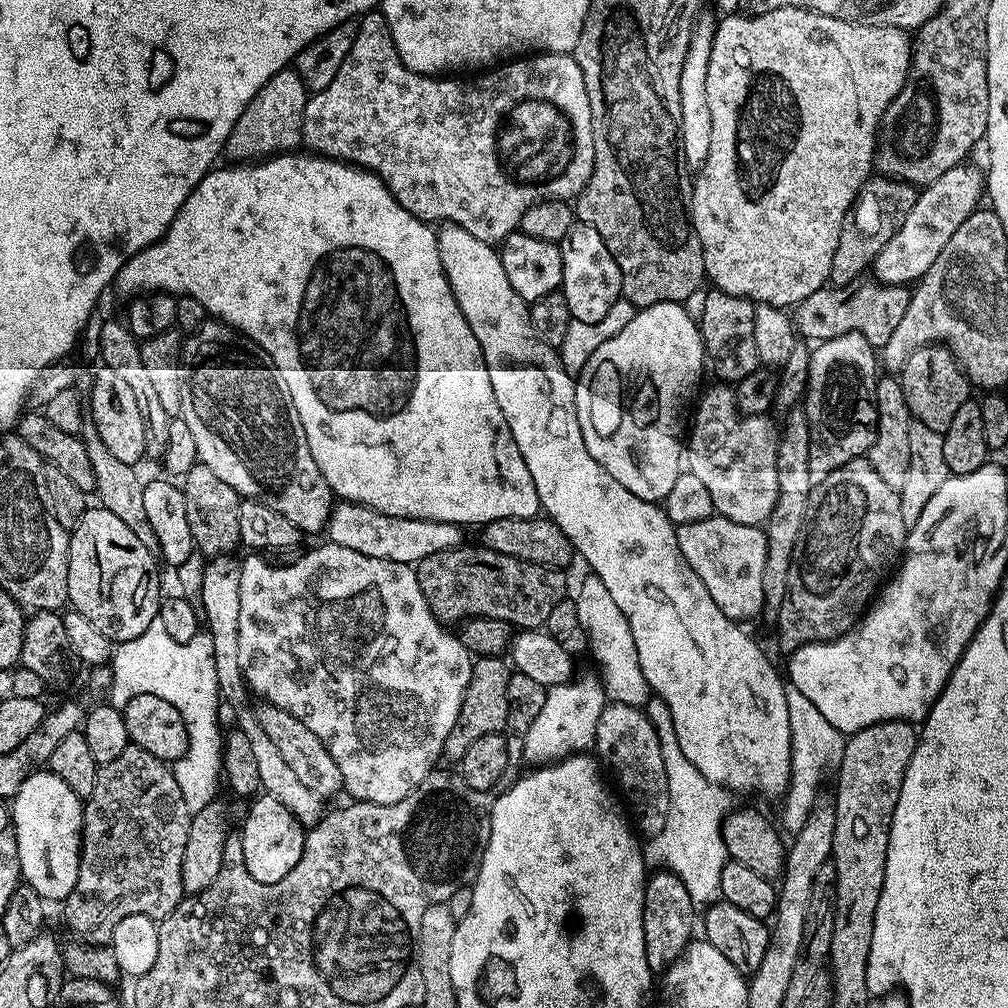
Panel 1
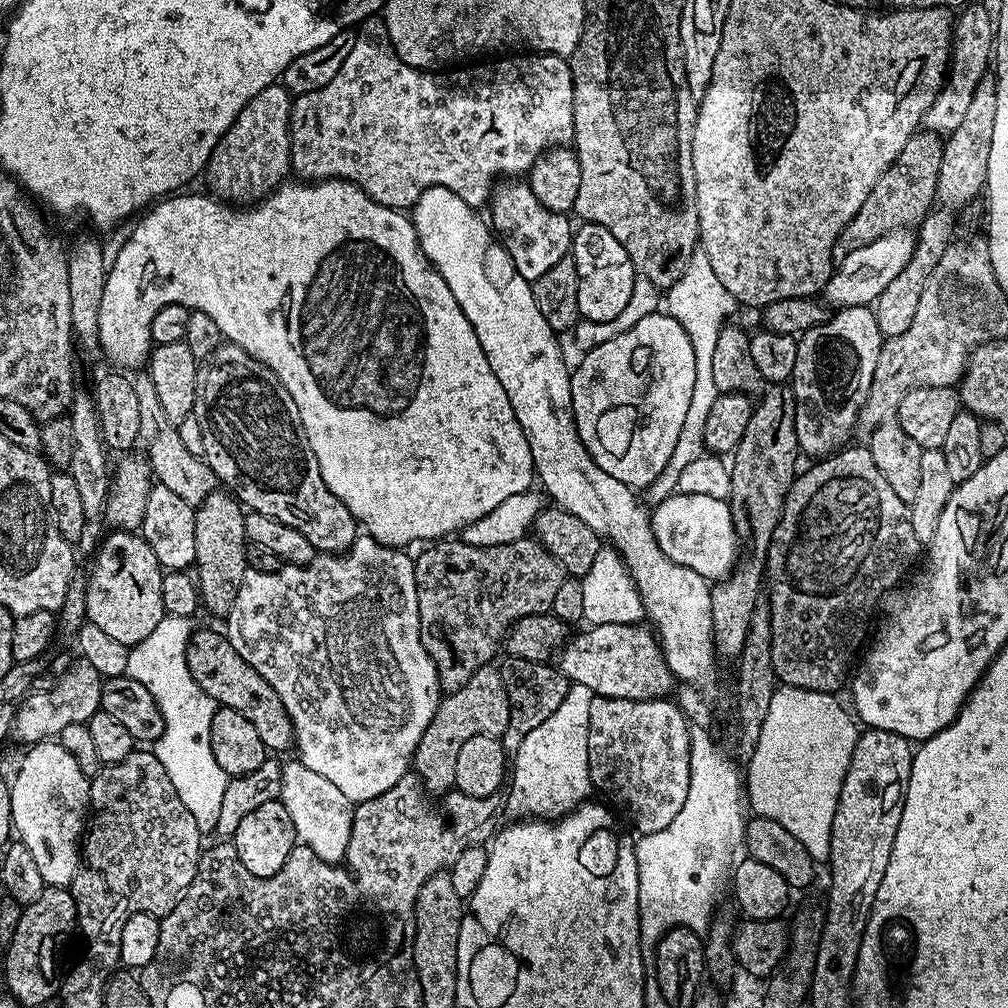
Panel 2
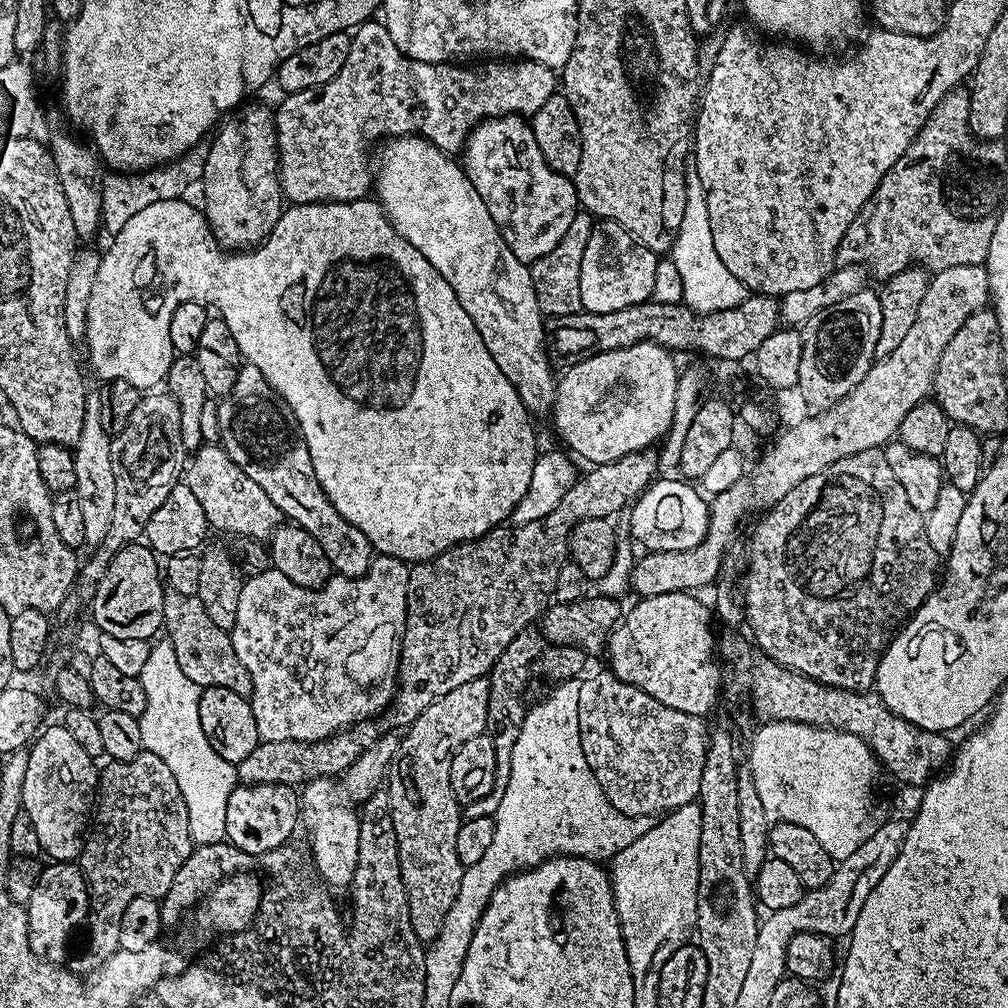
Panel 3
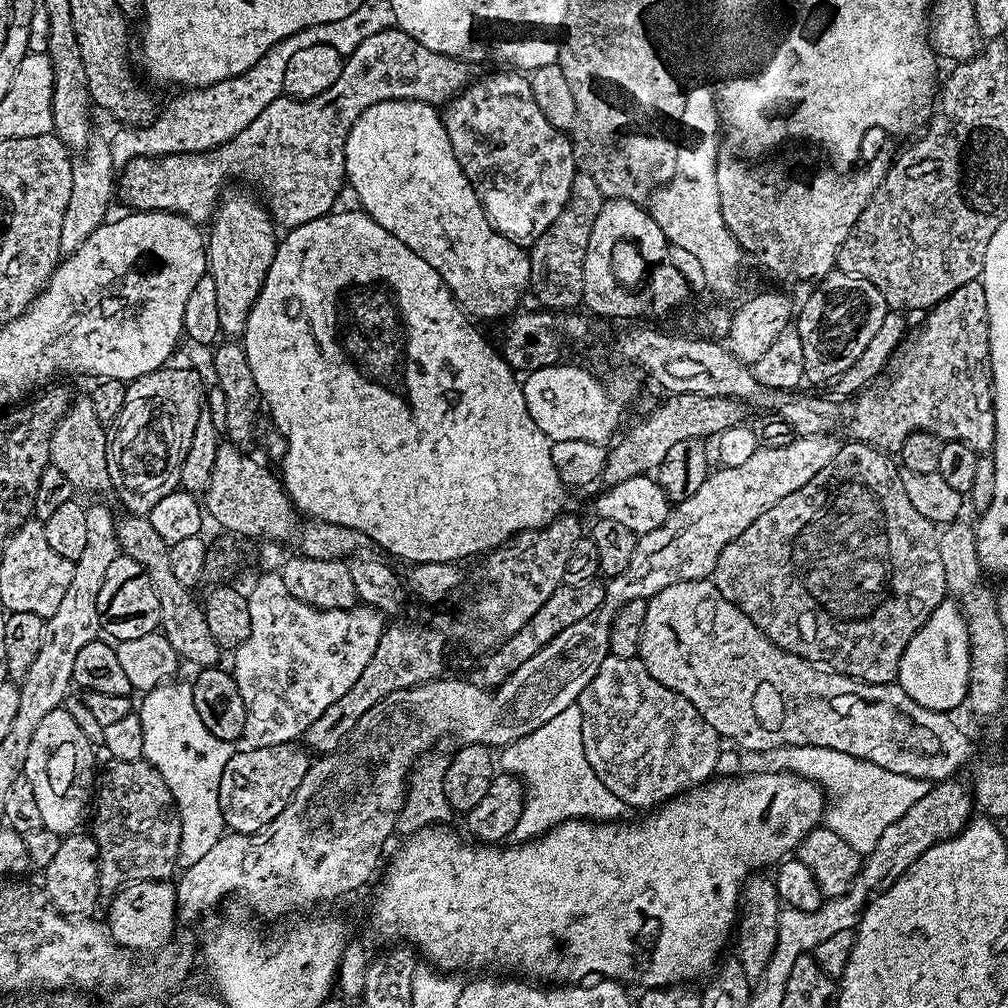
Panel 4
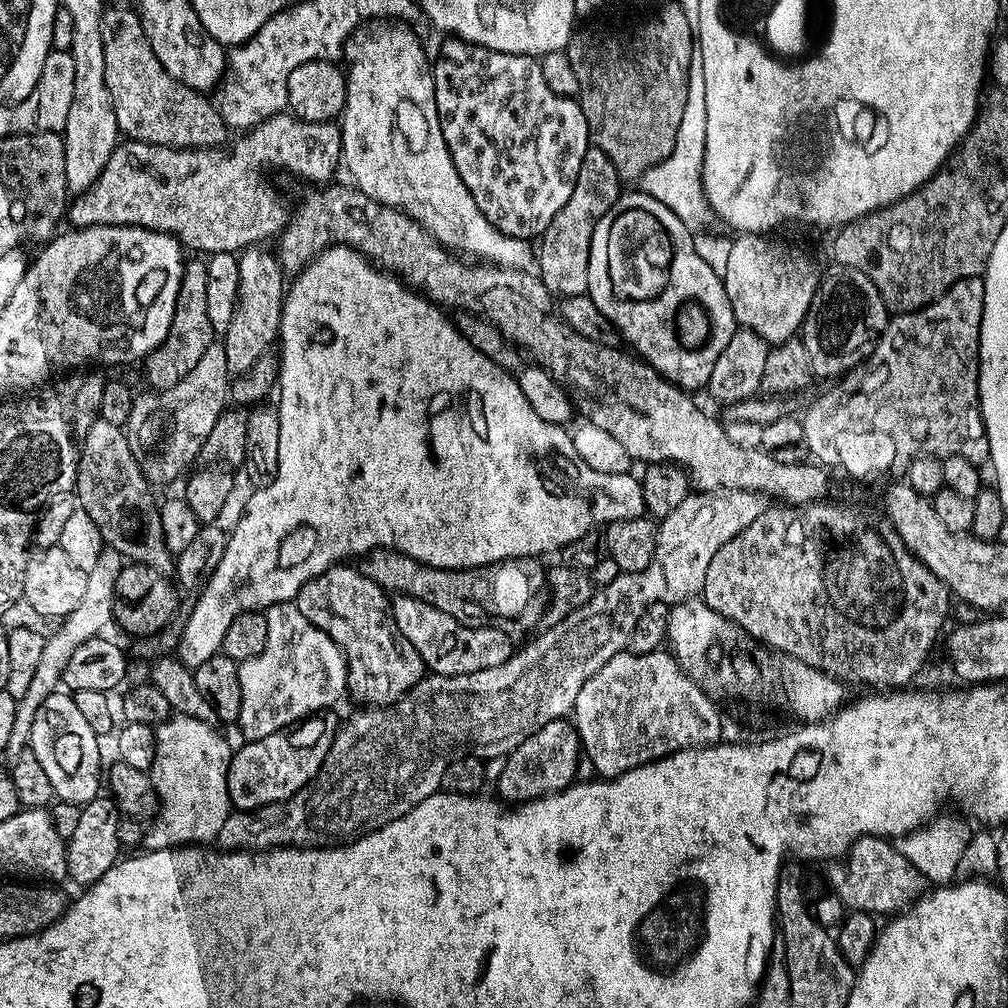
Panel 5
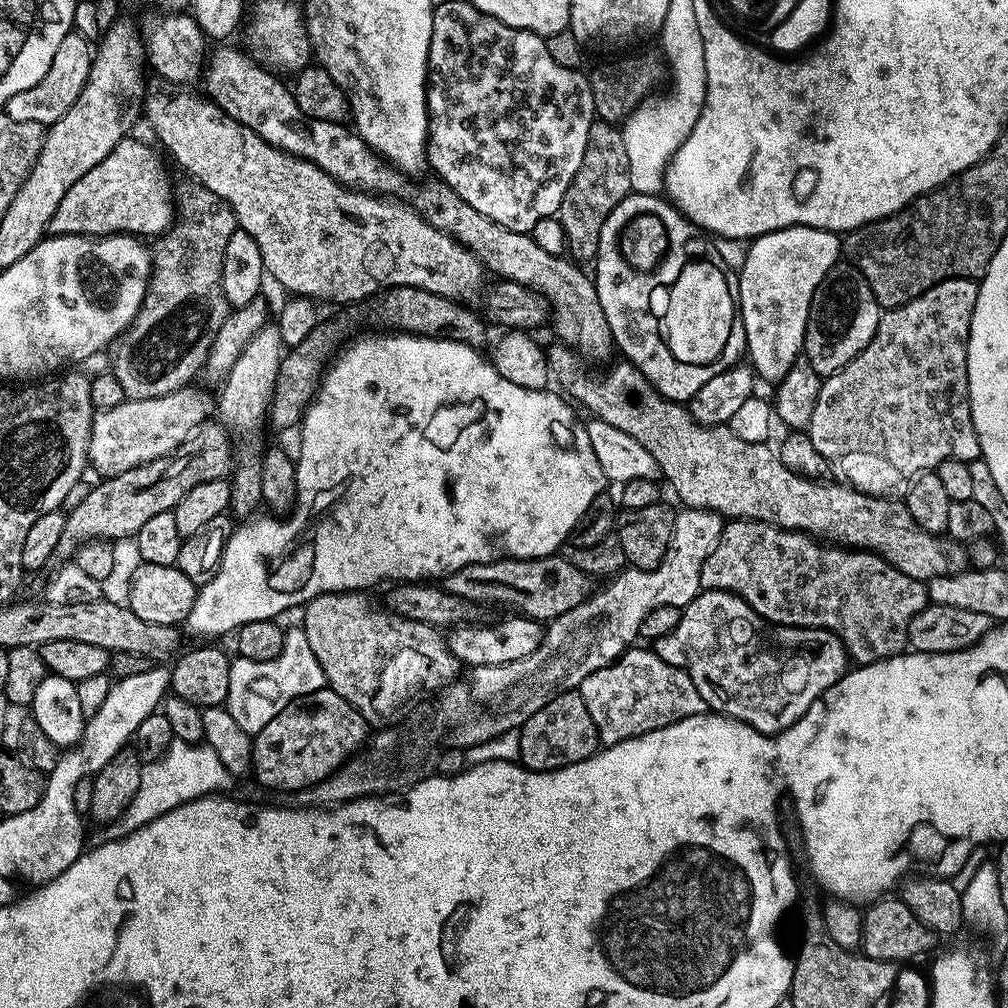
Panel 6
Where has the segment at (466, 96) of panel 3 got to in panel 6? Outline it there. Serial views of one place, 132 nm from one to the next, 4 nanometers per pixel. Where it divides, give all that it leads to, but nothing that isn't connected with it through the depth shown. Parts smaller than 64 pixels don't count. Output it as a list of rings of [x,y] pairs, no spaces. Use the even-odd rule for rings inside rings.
[[[125,138],[94,166],[70,190],[66,190],[66,198],[58,202],[58,210],[54,210],[54,218],[50,218],[48,232],[53,236],[91,236],[99,238],[101,236],[115,236],[117,234],[127,234],[137,238],[152,236],[159,238],[172,227],[174,223],[174,184],[168,181],[168,172],[164,169],[164,164],[160,161],[161,153],[155,147],[147,148],[140,140]]]

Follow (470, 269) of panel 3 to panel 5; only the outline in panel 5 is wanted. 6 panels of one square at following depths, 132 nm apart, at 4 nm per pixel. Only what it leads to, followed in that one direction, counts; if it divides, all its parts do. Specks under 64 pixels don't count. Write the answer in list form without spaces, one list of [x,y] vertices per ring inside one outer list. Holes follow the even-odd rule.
[[[376,22],[371,26],[357,28],[344,44],[348,93],[339,121],[340,147],[343,167],[348,167],[352,175],[351,183],[362,194],[374,198],[374,202],[385,204],[387,208],[396,208],[399,212],[405,212],[410,219],[417,220],[438,243],[453,253],[469,252],[472,255],[469,257],[498,264],[501,268],[527,269],[531,265],[528,263],[534,260],[533,245],[527,240],[499,232],[486,219],[482,210],[478,210],[478,202],[474,202],[470,190],[466,190],[450,158],[450,150],[440,129],[430,56],[428,60],[419,38],[406,28],[408,26],[396,22]]]

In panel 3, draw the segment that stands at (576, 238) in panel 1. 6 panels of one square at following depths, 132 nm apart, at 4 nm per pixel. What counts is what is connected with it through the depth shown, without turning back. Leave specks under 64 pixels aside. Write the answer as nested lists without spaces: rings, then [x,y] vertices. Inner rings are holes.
[[[613,220],[597,223],[590,234],[590,242],[586,242],[586,254],[582,254],[583,311],[606,314],[645,303],[654,290],[657,259],[657,253],[637,244],[634,237]]]

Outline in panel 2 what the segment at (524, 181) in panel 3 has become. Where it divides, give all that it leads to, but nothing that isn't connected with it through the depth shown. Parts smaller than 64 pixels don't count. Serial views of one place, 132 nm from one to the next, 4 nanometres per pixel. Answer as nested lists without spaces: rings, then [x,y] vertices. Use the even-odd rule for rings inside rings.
[[[508,182],[505,184],[508,184],[505,188],[500,186],[493,191],[490,201],[490,209],[492,208],[490,224],[500,243],[510,254],[518,274],[522,274],[522,278],[531,282],[542,278],[542,274],[546,274],[546,270],[550,270],[550,266],[554,266],[554,262],[558,262],[563,256],[569,255],[574,235],[574,224],[568,221],[569,217],[565,213],[546,210],[546,206],[542,206],[542,202],[538,202],[538,198],[529,190],[527,183]]]

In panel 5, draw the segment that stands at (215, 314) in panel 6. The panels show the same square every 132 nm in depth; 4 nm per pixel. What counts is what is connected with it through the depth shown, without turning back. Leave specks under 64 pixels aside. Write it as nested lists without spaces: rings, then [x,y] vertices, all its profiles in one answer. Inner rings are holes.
[[[189,259],[184,266],[184,277],[180,283],[180,293],[174,310],[174,318],[170,322],[170,330],[164,341],[142,361],[144,376],[152,383],[149,385],[156,390],[167,388],[168,385],[176,384],[182,378],[186,378],[186,374],[194,370],[194,366],[198,366],[198,358],[202,358],[202,354],[206,354],[206,350],[214,343],[210,314],[206,312],[208,265],[203,259],[192,259]]]

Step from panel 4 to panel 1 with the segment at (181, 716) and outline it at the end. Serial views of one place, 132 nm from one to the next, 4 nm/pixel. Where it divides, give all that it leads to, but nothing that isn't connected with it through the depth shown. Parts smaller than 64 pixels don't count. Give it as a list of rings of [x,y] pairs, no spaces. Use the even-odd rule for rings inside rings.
[[[159,623],[152,624],[138,638],[119,641],[110,661],[113,678],[111,687],[123,694],[149,692],[166,698],[188,725],[188,748],[184,756],[175,761],[174,771],[178,790],[186,798],[188,811],[201,812],[213,803],[216,783],[222,780],[222,731],[216,725],[216,711],[222,708],[220,683],[214,666],[212,635],[201,630],[186,642],[178,642],[166,634]]]

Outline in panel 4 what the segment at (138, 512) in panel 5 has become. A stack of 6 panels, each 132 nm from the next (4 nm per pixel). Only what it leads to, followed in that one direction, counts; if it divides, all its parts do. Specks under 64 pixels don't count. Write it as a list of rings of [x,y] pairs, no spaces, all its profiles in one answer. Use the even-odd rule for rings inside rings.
[[[91,398],[73,399],[70,407],[56,429],[52,431],[51,467],[58,469],[66,478],[70,478],[73,489],[84,492],[104,492],[113,487],[110,471],[110,436],[106,426],[98,422],[98,414],[94,410]],[[124,514],[119,517],[116,525],[116,536],[120,540],[120,551],[125,556],[134,558],[148,572],[150,582],[158,594],[160,603],[160,628],[164,637],[174,646],[174,650],[180,655],[181,661],[188,660],[200,668],[211,668],[221,663],[222,649],[216,645],[214,638],[210,634],[210,626],[206,624],[204,609],[192,597],[193,593],[182,582],[178,582],[178,577],[174,575],[174,569],[170,566],[169,545],[154,530],[154,526],[148,521],[144,514]]]

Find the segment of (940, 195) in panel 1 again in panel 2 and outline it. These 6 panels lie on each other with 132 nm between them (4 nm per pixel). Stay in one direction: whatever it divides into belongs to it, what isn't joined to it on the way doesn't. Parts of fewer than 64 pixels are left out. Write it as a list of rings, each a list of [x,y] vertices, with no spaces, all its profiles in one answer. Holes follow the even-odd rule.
[[[899,228],[874,242],[870,246],[862,246],[846,254],[844,260],[835,265],[832,277],[826,282],[822,293],[823,299],[833,309],[853,308],[854,306],[872,306],[876,299],[902,274],[906,262],[910,262],[910,254],[916,249],[916,232],[908,228]]]

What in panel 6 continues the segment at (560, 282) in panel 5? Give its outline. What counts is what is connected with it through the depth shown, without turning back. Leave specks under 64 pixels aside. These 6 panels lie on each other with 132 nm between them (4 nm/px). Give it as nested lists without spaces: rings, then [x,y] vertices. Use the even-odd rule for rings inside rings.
[[[593,119],[590,134],[586,138],[586,154],[582,154],[582,166],[570,182],[560,203],[558,219],[564,228],[566,252],[573,261],[595,261],[600,231],[614,206],[632,192],[630,186],[630,161],[626,159],[624,133],[615,123]]]

